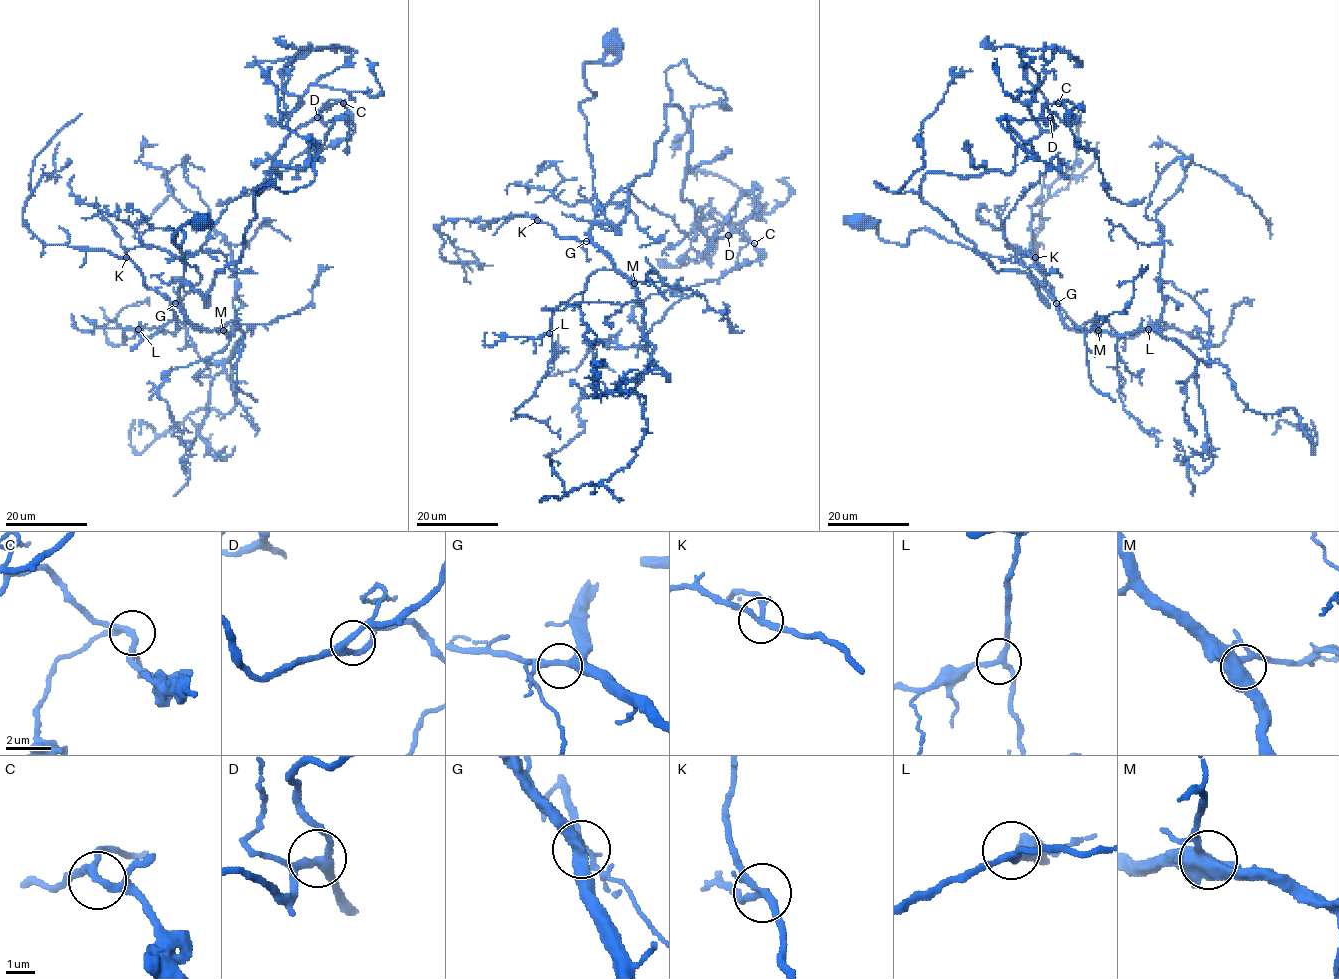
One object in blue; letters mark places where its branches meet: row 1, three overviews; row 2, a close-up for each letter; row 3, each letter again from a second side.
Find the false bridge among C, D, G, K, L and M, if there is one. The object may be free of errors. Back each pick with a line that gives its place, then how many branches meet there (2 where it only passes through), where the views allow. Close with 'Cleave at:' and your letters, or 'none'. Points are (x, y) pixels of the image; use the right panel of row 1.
Cleave at: none

